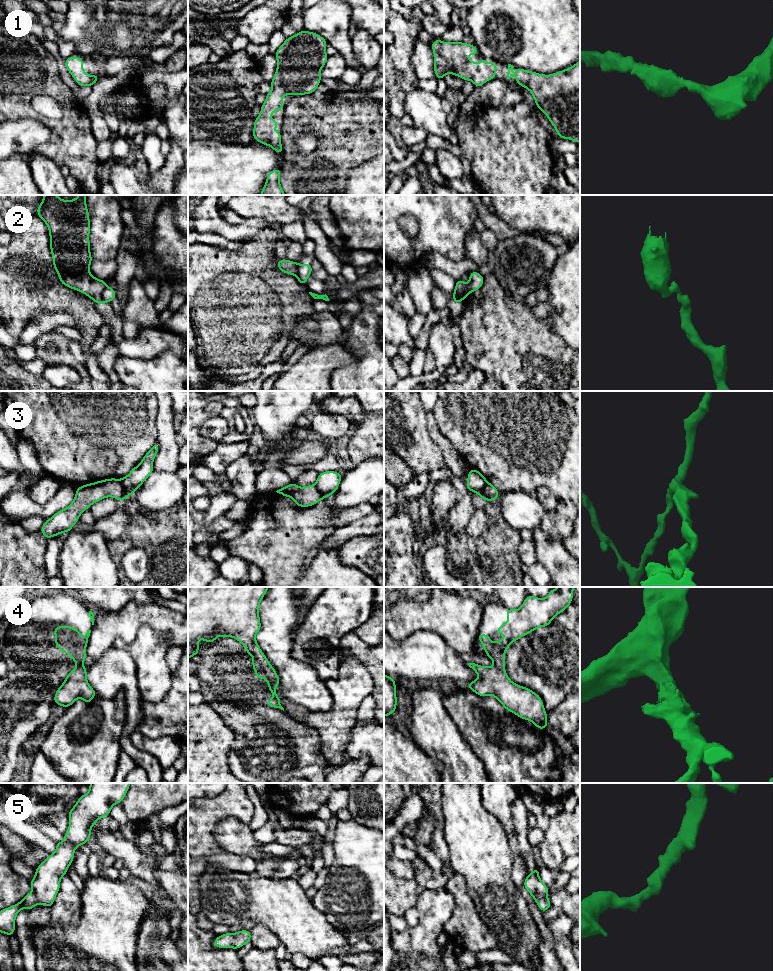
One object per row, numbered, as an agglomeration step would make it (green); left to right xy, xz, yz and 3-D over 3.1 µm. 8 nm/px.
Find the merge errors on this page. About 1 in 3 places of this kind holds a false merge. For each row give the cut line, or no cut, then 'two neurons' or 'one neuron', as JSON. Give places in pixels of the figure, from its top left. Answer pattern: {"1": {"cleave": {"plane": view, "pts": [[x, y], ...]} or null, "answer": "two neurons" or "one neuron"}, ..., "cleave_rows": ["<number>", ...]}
{"1": {"cleave": null, "answer": "one neuron"}, "2": {"cleave": {"plane": "xy", "pts": [[106, 286], [102, 292], [102, 300], [104, 302]]}, "answer": "two neurons"}, "3": {"cleave": {"plane": "xy", "pts": [[118, 480], [129, 495]]}, "answer": "two neurons"}, "4": {"cleave": {"plane": "yz", "pts": [[493, 665], [504, 669]]}, "answer": "two neurons"}, "5": {"cleave": null, "answer": "one neuron"}, "cleave_rows": ["2", "3", "4"]}

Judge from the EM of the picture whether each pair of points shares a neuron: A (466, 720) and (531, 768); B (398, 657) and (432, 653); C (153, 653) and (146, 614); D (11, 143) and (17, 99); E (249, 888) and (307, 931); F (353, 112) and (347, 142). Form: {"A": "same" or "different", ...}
{"A": "same", "B": "same", "C": "different", "D": "different", "E": "same", "F": "same"}

